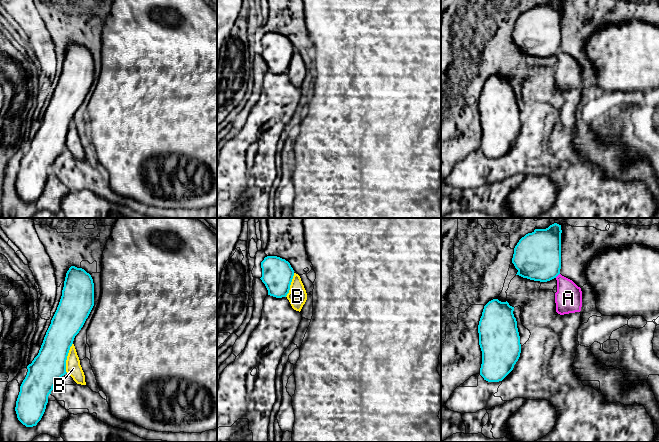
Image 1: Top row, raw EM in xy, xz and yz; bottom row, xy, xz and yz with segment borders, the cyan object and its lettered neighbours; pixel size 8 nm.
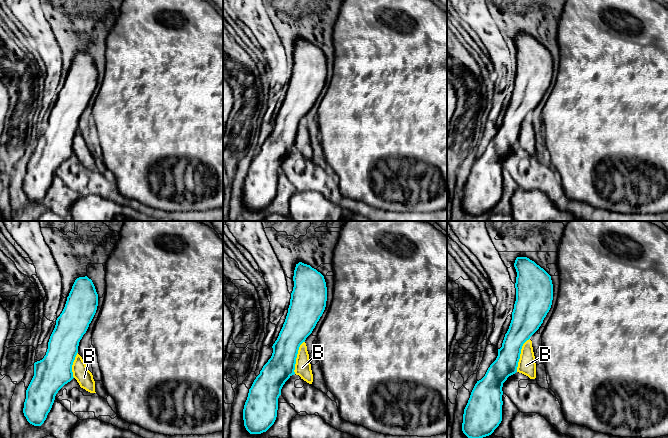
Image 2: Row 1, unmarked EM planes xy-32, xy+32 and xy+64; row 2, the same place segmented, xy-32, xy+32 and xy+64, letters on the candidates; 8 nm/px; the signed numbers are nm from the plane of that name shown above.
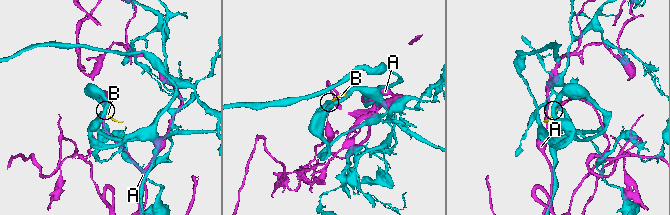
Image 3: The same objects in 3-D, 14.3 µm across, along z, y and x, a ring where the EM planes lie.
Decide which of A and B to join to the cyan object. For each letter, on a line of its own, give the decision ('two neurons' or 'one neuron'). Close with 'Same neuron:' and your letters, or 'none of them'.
A: two neurons
B: two neurons
Same neuron: none of them

